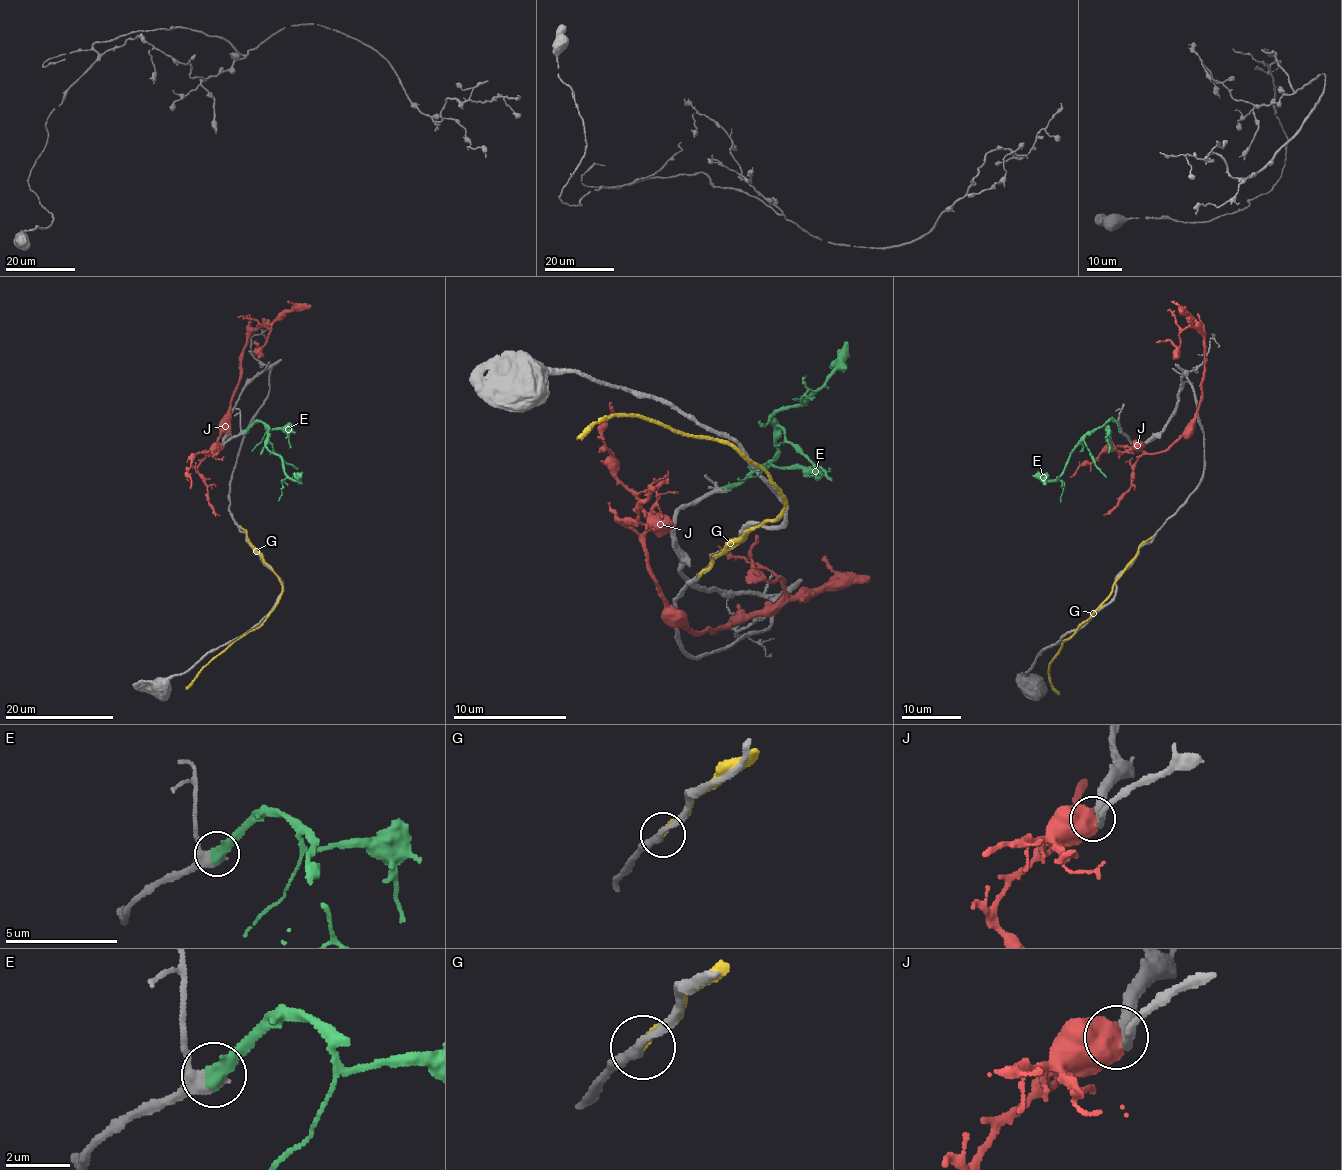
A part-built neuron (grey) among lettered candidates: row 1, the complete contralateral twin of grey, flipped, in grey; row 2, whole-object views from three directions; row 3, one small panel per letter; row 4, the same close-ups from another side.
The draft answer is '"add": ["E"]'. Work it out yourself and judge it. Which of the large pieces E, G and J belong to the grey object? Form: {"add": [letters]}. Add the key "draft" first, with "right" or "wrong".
{"draft": "right", "add": ["E"]}

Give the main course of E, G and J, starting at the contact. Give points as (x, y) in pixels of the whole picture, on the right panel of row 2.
E: (1119, 429), (1117, 424), (1108, 421), (1092, 429), (1058, 477), (1046, 481), (1032, 476)
G: (1151, 537), (1139, 547), (1135, 558), (1118, 579), (1107, 600), (1061, 645), (1050, 665), (1049, 683), (1058, 694)
J: (1139, 444), (1146, 453), (1163, 452), (1201, 399), (1202, 333), (1186, 326), (1178, 347), (1156, 342)

